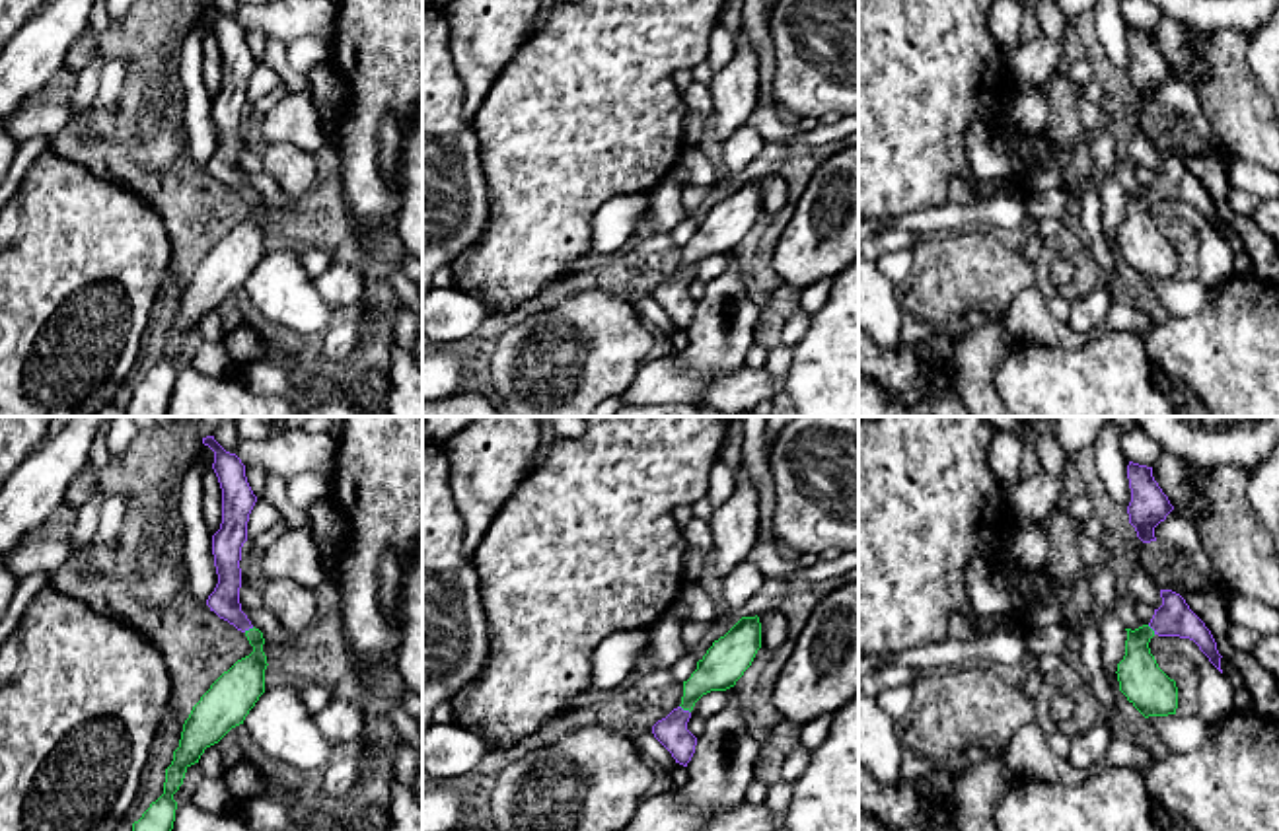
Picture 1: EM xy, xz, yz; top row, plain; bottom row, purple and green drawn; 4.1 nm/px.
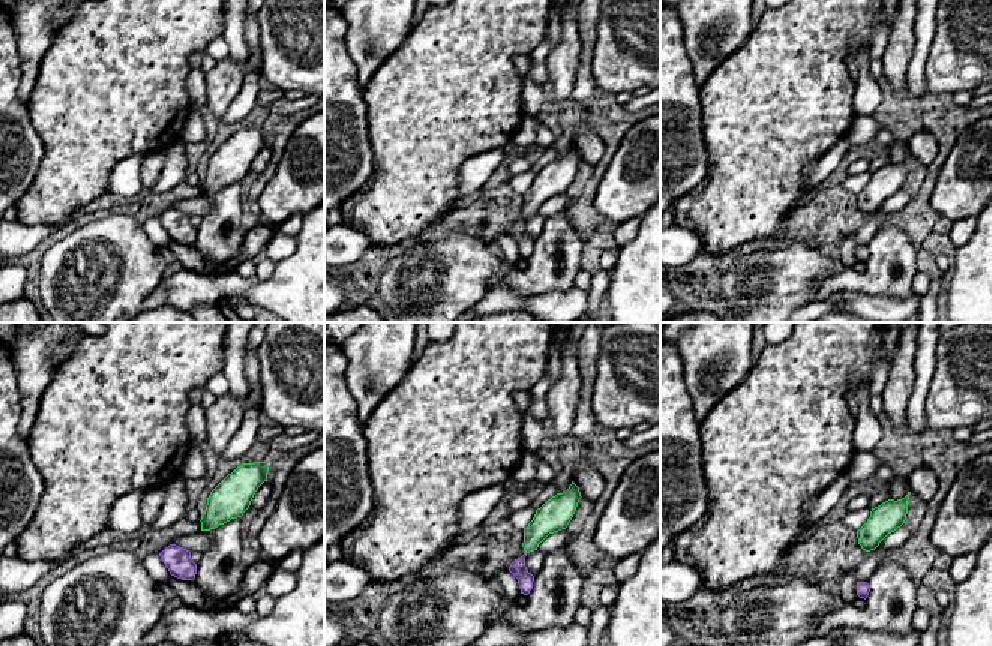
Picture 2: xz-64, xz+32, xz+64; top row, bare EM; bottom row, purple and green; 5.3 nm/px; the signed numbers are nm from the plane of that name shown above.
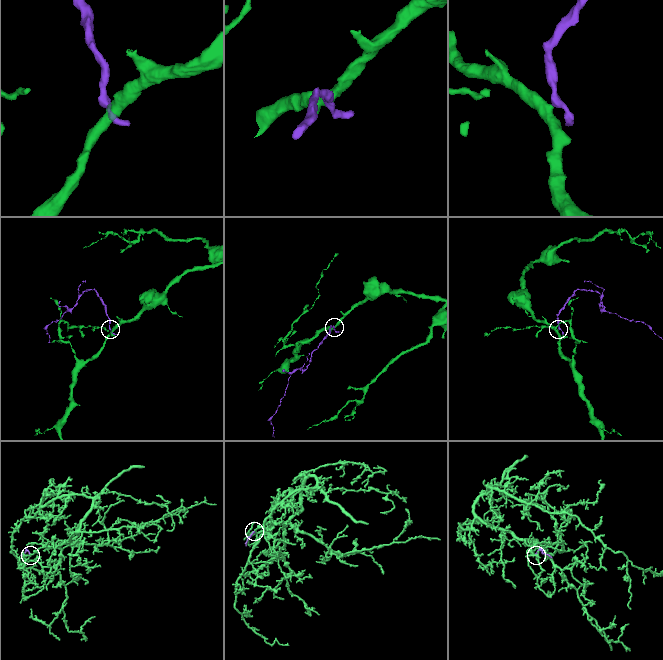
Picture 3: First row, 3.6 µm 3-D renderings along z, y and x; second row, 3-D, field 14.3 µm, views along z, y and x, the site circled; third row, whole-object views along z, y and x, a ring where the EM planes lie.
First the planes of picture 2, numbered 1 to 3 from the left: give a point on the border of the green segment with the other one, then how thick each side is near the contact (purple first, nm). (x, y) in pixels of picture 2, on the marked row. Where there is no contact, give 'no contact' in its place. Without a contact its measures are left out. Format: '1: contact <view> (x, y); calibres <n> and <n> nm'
1: no contact
2: no contact
3: no contact

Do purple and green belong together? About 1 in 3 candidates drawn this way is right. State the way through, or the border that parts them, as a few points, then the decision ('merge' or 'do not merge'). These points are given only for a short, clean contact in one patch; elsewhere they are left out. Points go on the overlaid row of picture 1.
way xz (672, 732), (676, 721), (686, 711), (688, 699), (723, 664); merge

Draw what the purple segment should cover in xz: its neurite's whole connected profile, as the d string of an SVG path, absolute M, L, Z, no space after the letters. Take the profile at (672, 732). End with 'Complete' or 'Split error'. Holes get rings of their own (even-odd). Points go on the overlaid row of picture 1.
M742 617L697 662L697 669L683 681L681 705L652 726L654 738L672 753L676 763L687 767L695 753L697 738L687 730L695 703L711 691L734 687L759 648L759 617Z. Split error

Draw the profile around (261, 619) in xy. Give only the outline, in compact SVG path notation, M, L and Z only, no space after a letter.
M241 605L241 611L247 615L251 625L259 629L267 642L276 646L286 646L292 638L280 629L276 617L269 613L265 607L251 611Z

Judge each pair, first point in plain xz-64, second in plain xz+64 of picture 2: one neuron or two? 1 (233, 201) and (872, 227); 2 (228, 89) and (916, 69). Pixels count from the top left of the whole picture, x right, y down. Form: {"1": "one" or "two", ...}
{"1": "two", "2": "two"}

